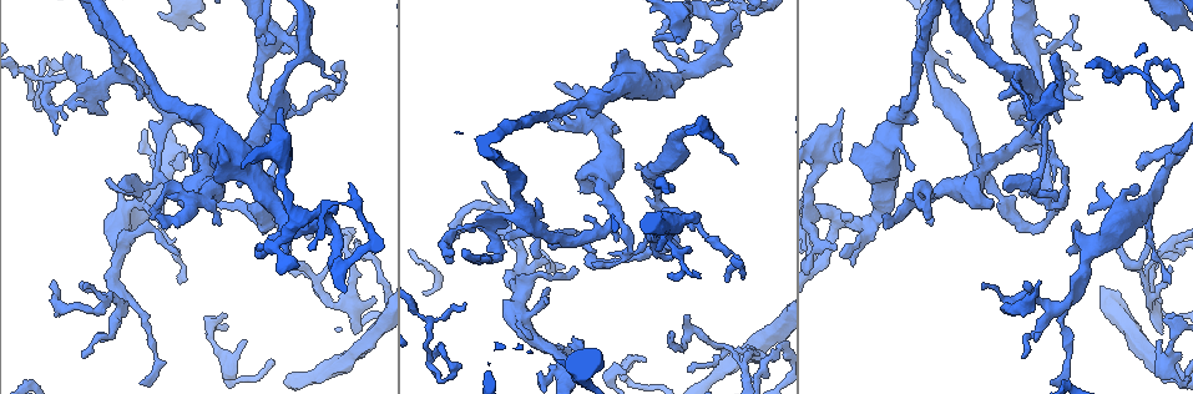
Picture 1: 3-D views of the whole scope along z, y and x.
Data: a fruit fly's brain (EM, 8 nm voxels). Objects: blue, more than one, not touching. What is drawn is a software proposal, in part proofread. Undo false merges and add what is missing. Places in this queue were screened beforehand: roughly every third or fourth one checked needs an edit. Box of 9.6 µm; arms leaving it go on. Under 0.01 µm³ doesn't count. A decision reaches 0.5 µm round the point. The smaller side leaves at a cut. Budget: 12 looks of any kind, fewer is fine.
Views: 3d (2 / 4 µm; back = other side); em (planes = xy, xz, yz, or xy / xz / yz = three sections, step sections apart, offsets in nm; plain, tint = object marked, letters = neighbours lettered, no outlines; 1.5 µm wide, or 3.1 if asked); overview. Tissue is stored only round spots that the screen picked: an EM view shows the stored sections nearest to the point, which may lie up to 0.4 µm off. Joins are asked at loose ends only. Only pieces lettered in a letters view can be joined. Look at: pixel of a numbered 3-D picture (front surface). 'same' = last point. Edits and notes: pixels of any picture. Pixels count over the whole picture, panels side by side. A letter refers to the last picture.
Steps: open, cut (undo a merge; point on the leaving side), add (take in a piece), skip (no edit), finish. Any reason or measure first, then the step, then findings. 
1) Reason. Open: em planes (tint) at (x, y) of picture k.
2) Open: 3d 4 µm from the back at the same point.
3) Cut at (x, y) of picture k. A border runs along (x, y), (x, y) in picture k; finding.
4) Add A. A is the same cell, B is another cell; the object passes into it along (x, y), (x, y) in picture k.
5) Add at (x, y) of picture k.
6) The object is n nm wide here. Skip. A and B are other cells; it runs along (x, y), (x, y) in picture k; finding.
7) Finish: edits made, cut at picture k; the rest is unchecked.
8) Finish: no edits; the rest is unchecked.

Branch stops here. Open: 3d 2 µm at (1088, 215) of picture 1.

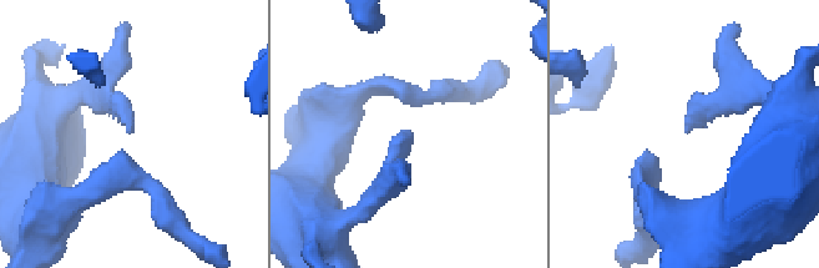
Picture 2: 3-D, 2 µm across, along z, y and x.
Open: em planes (tint) at (410, 131) of picture 2.

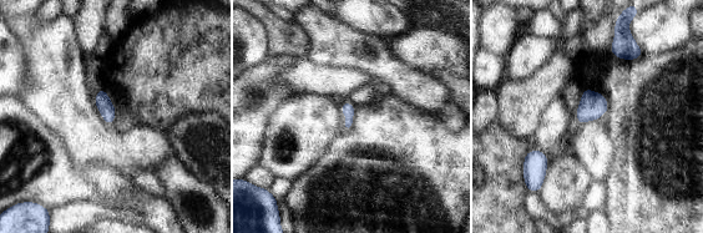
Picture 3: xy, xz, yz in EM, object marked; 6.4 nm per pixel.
Open: em planes (letters) at the same point.

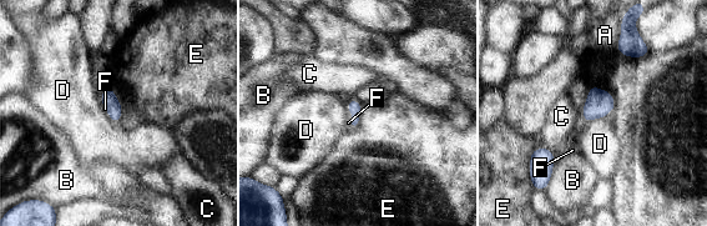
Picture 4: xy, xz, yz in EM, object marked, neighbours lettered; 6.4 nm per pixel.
Add F. F is the same cell, A, B, C, D and E are other cells; the object passes into it along (354, 106), (352, 115), (348, 122) in picture 4; it goes on there.

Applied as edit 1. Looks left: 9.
See it whole again. Open: overview.

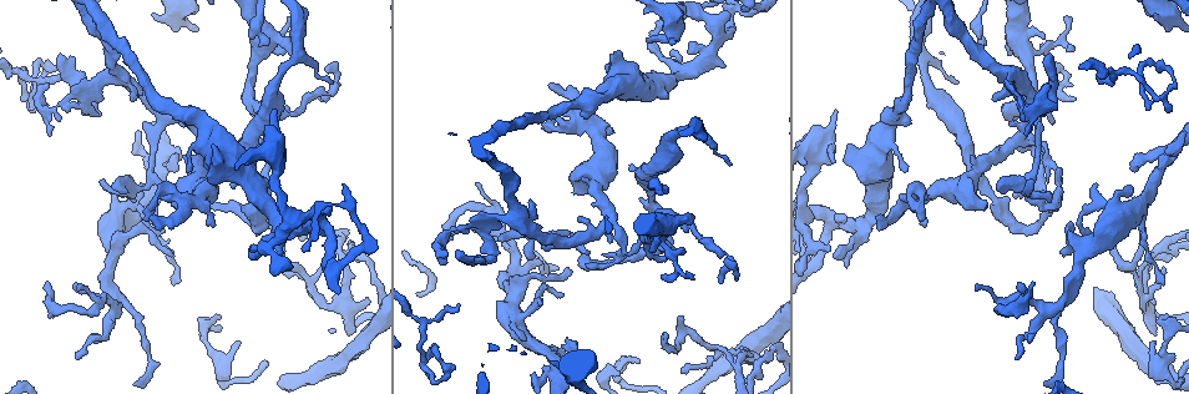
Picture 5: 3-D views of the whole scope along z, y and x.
An open end. Open: em xy step 4 (letters) at (1043, 37) of picture 5.

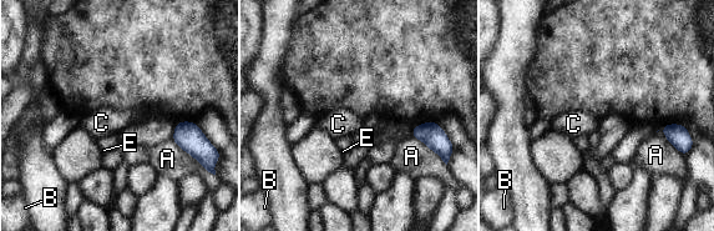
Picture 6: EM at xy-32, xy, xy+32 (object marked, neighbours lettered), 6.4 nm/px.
Open: em planes (letters) at the same point.

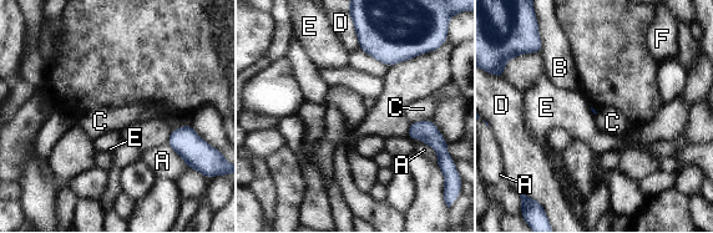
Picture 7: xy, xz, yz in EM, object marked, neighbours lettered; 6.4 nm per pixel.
Skip. A, B, C, D, E and F are other cells; none of them fits.

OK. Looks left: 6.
An open end. Open: em planes (letters) at (674, 54) of picture 5.

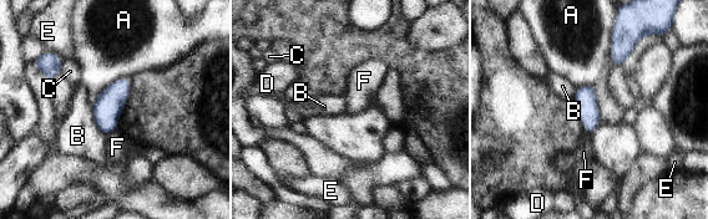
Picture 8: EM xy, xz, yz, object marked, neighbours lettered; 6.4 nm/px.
The object is 140 nm wide here. Skip. A, B, C, D, E and F are other cells; none of them fits.

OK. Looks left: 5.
Sudden change in width. Open: em planes (tint) at (284, 112) of picture 5.

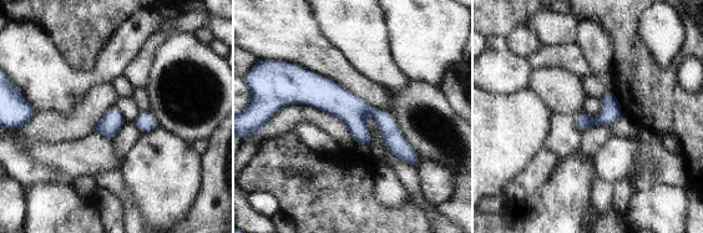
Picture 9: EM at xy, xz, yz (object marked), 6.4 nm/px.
What lies round it. Open: em planes (letters) at the same point.

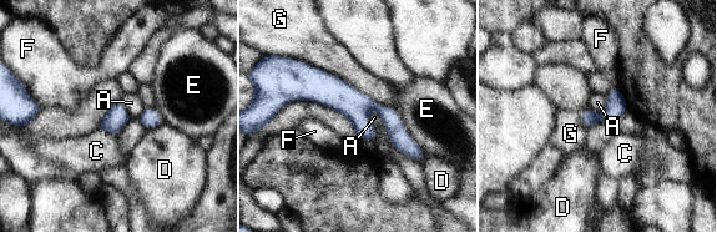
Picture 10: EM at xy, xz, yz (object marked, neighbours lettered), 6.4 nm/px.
Skip. A, C, D, E, F and G are other cells; a border runs along (368, 114), (375, 111), (387, 127) in picture 10; continuous, no second neuron.

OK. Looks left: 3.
Open: 3d 4 µm from the back at (666, 333) of picture 5.

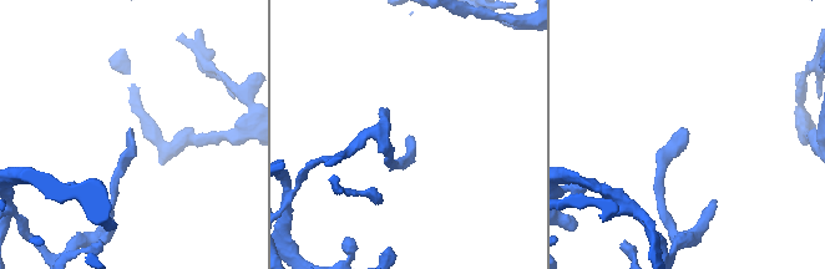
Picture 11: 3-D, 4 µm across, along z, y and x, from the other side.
Need the tissue. Open: em planes (letters) at (685, 131) of picture 11.

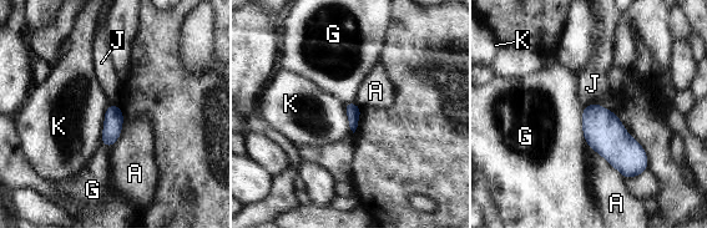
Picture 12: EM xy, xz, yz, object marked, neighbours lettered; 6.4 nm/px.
The object is 100 nm wide here. Skip. A, G, J and K are other cells; a border runs along (596, 101), (584, 107) in picture 12; none of them fits.

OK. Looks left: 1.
Finish: edits made, add at picture 4; the rest is unchecked.

